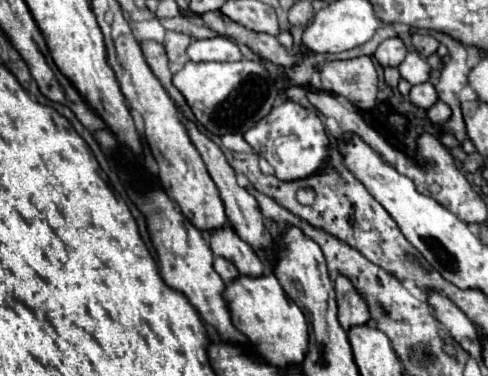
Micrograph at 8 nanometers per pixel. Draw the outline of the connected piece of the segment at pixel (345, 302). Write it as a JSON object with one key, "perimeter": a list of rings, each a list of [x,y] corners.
{"perimeter":[[[338,274],[334,280],[334,290],[336,290],[336,302],[338,302],[338,320],[344,330],[356,324],[366,324],[370,318],[368,304],[366,300],[358,294],[350,278],[344,274]]]}

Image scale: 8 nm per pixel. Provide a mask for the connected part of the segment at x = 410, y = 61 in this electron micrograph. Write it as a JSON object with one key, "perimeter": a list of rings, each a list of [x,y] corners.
{"perimeter":[[[408,52],[408,56],[404,58],[404,64],[400,64],[398,72],[400,72],[400,78],[408,80],[412,86],[430,80],[430,66],[426,64],[426,60],[420,58],[418,52]]]}

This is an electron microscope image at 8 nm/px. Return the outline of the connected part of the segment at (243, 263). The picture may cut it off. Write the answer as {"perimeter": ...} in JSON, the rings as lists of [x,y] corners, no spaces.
{"perimeter":[[[232,226],[208,230],[208,244],[216,256],[222,256],[230,260],[238,272],[244,272],[246,276],[262,276],[264,274],[264,264],[262,260],[254,254],[254,248],[246,244]]]}

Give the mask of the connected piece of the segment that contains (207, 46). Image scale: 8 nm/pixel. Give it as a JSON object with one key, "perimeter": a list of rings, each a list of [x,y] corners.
{"perimeter":[[[214,36],[206,40],[194,40],[188,46],[188,58],[196,62],[236,62],[240,60],[240,48],[232,38],[226,36]]]}

